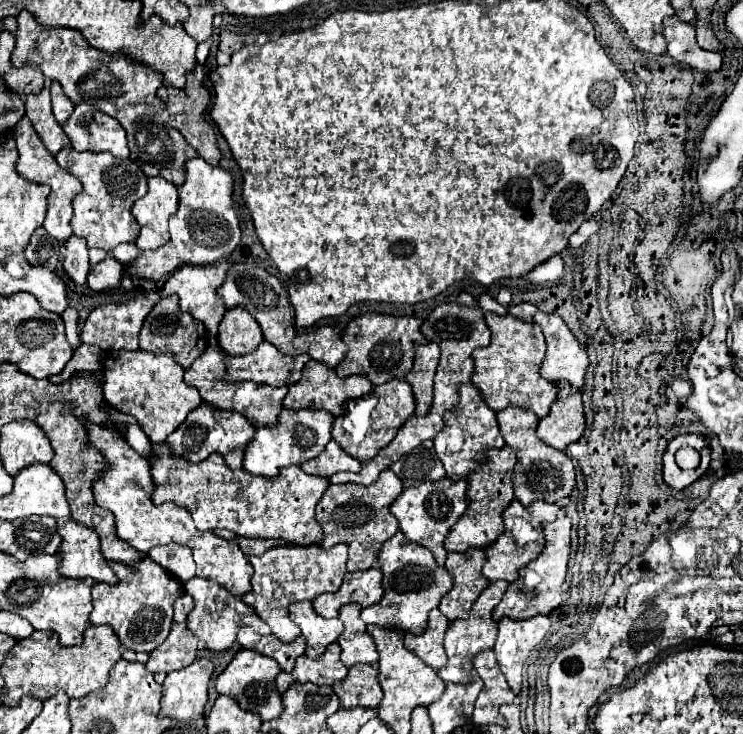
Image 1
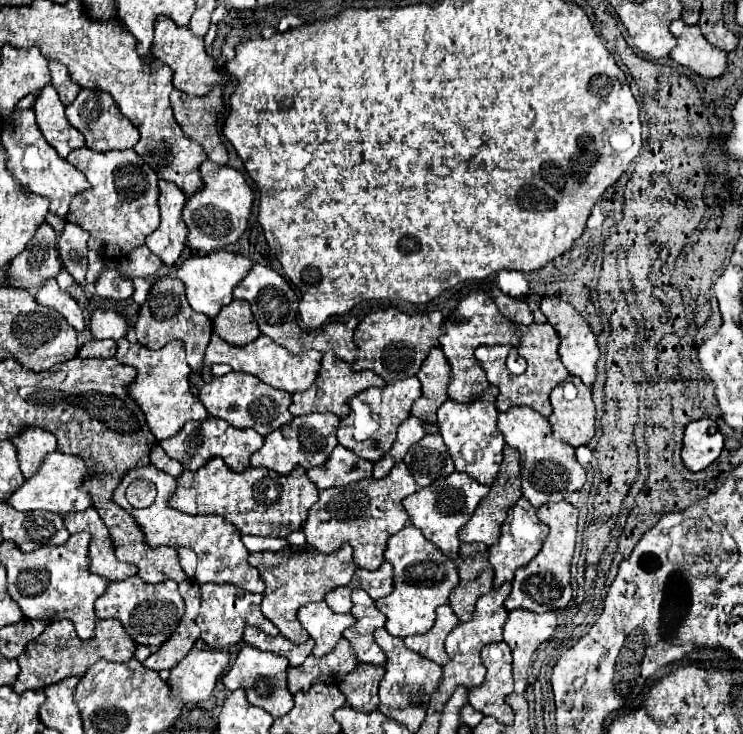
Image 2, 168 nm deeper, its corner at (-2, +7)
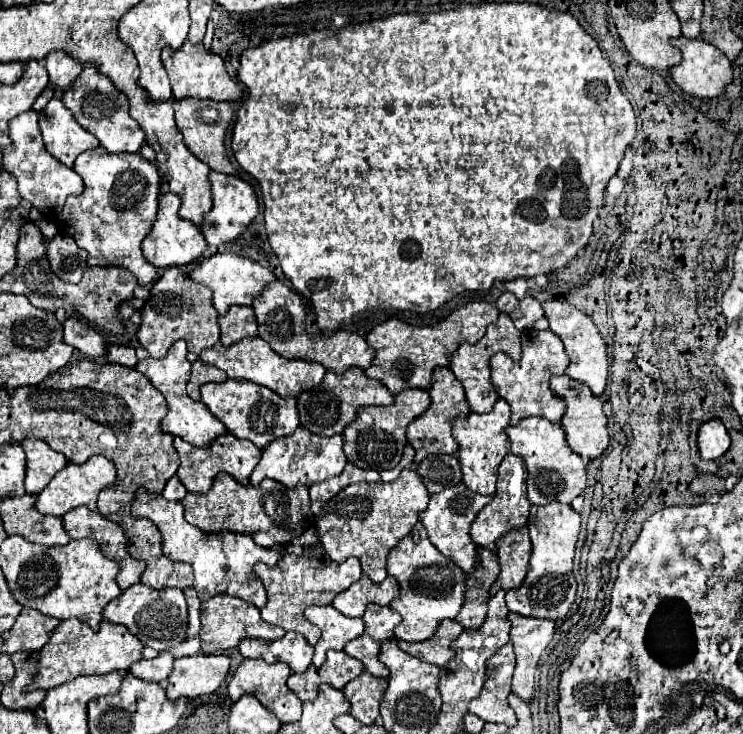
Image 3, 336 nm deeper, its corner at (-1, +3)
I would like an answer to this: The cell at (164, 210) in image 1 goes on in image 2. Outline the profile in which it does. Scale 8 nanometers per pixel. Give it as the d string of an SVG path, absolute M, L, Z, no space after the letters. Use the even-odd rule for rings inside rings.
M160 179L160 225L146 237L146 247L160 257L164 265L174 265L186 249L188 227L182 219L186 195L176 183Z

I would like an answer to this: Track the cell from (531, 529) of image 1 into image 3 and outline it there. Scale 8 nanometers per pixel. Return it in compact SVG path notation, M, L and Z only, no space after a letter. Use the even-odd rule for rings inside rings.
M527 527L511 529L505 533L499 543L497 543L497 557L501 565L501 573L491 587L491 595L495 595L499 589L513 589L519 587L525 579L527 565L529 565L529 555L531 555L531 539Z

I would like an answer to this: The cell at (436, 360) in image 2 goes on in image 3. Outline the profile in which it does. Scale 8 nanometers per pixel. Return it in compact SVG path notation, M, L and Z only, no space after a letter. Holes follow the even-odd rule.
M437 367L433 371L433 383L427 391L431 395L429 409L407 425L407 441L417 451L415 463L419 463L421 459L425 459L431 453L455 453L457 451L457 441L451 435L451 423L457 415L467 415L469 413L469 405L465 401L465 391L463 391L461 383L457 381L457 377L447 367Z

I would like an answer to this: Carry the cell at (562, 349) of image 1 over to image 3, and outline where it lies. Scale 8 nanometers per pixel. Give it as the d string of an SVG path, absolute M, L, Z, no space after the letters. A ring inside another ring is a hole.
M545 301L543 303L543 311L545 317L549 319L549 329L561 337L561 341L565 343L565 351L569 355L569 367L567 367L567 375L575 381L583 381L589 385L589 389L593 391L593 395L601 395L607 383L607 345L603 343L597 327L593 325L593 321L579 309L575 309L569 303L563 301Z

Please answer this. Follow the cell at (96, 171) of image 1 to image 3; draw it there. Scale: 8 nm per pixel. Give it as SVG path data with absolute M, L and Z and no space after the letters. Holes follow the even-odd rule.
M99 147L81 153L75 159L73 169L81 175L83 183L85 183L85 191L79 197L69 197L63 211L57 217L57 227L59 233L71 235L79 247L87 249L89 265L117 265L117 267L125 267L129 269L139 285L149 285L155 279L157 269L147 263L147 259L141 255L141 241L149 235L151 225L157 217L157 199L159 199L159 185L161 179L157 175L157 169L153 163L149 163L147 159L139 157L137 153L117 153L117 155L109 155L107 151L101 151Z

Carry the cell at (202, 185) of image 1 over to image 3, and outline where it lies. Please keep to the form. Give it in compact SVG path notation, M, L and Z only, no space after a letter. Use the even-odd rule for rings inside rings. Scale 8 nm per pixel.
M211 171L209 181L211 181L211 191L213 191L213 207L203 217L203 223L199 225L199 229L201 229L209 247L219 247L223 243L235 241L247 229L247 225L259 213L259 203L257 203L257 195L255 195L253 187L239 177Z

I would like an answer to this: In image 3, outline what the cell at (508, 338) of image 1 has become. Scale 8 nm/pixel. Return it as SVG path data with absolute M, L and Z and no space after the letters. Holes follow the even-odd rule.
M531 329L523 341L523 359L519 363L509 361L507 353L495 353L489 361L491 365L491 383L499 397L503 397L511 407L511 425L517 425L521 419L539 415L551 423L559 423L565 413L565 403L555 397L549 389L549 379L553 375L565 375L569 357L561 339L553 331L535 331Z

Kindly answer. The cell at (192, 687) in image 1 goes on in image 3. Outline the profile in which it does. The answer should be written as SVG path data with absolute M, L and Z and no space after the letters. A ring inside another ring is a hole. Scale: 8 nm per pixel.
M193 655L179 657L169 675L167 697L169 699L197 699L201 695L213 693L227 677L229 657L227 655Z

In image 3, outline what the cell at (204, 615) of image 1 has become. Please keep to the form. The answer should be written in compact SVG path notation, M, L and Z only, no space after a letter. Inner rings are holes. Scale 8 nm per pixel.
M215 595L201 603L201 633L199 635L201 635L203 653L223 653L227 649L237 647L239 641L245 637L275 641L275 639L281 639L285 635L285 631L281 627L273 627L273 625L265 623L259 615L259 609L253 603L247 603L241 597Z

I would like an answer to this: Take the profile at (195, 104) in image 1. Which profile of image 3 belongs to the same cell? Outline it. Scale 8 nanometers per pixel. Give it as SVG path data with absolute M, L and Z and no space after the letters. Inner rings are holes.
M187 97L187 99L181 99L181 101L175 101L175 121L177 121L177 127L183 135L183 141L185 145L191 149L191 153L201 159L205 165L209 165L211 169L215 171L221 171L225 175L237 175L235 167L231 165L231 161L227 159L227 153L225 153L225 145L223 145L223 137L225 137L225 131L231 123L231 117L233 117L233 107L231 103L227 101L219 101L217 103L217 123L205 123L201 119L201 109L209 107L211 101L207 99L193 99L193 97Z

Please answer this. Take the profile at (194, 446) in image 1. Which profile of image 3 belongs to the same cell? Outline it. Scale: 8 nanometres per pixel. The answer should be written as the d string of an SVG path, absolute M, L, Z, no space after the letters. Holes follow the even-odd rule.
M231 433L219 435L217 439L213 439L213 441L209 443L209 447L195 447L195 445L183 441L181 437L175 437L173 447L175 447L175 451L179 453L179 459L181 459L177 477L181 479L181 483L183 483L183 485L187 487L187 491L191 491L191 493L205 493L205 491L209 491L211 481L213 481L215 475L221 473L221 471L229 473L229 475L235 477L239 483L247 485L251 471L255 469L255 465L257 465L259 459L261 459L261 449L259 449L259 447L255 447L251 441L241 441L241 439L237 439L235 435L231 435Z

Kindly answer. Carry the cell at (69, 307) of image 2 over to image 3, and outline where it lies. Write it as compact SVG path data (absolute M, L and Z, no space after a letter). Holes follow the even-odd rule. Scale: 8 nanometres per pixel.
M69 317L65 323L65 343L73 345L93 361L105 361L105 339L99 331L89 327L77 317Z

